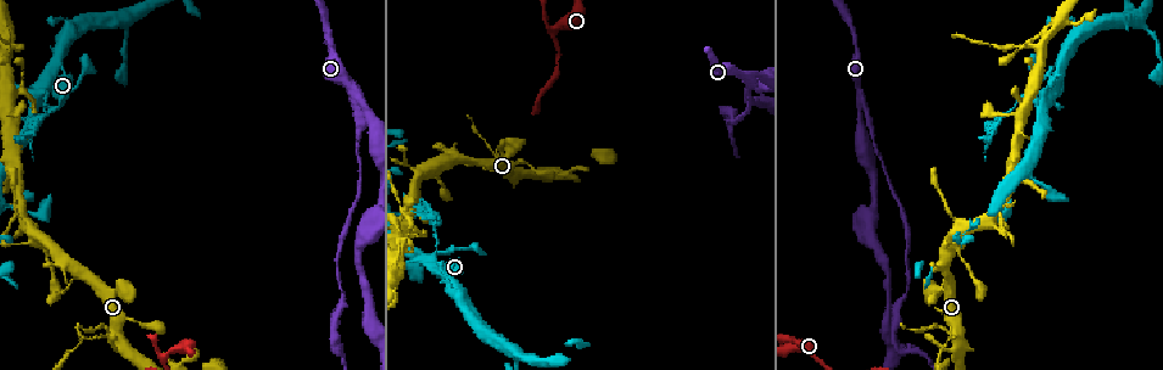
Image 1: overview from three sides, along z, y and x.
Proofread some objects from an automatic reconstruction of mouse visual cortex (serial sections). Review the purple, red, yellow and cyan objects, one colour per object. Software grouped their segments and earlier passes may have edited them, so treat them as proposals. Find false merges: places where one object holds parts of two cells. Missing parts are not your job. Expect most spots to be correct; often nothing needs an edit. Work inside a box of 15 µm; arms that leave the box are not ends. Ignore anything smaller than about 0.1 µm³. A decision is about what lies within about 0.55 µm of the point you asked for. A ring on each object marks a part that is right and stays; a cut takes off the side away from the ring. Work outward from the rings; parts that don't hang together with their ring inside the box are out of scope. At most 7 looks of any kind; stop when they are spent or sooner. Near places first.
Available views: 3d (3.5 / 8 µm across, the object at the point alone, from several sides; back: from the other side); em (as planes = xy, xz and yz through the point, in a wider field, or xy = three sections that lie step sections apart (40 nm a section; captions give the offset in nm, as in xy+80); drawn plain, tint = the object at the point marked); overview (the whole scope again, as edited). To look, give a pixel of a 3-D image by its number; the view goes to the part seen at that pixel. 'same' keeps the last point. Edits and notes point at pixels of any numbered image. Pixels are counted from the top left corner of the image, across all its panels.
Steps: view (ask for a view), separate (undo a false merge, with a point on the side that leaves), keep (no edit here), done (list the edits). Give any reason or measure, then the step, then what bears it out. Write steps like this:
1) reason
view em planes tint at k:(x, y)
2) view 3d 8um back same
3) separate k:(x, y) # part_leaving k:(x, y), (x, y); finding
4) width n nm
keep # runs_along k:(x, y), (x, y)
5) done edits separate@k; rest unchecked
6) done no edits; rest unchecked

thin neck
view 3d 3.5um at 1:(408, 235)

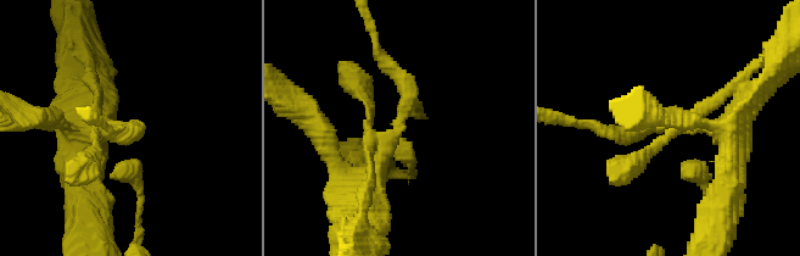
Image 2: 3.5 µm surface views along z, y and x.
view em xy step 1 plain at 2:(399, 119)

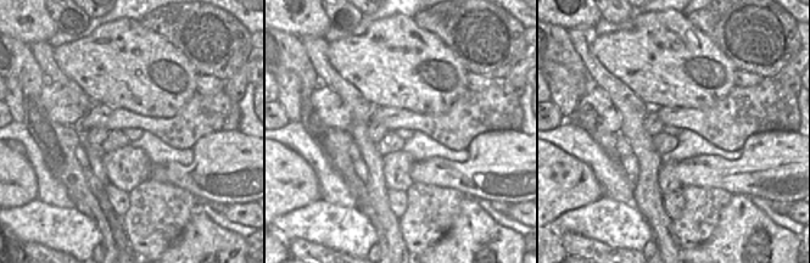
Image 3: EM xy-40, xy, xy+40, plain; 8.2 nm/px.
with the object marked
view em xy step 1 tint same

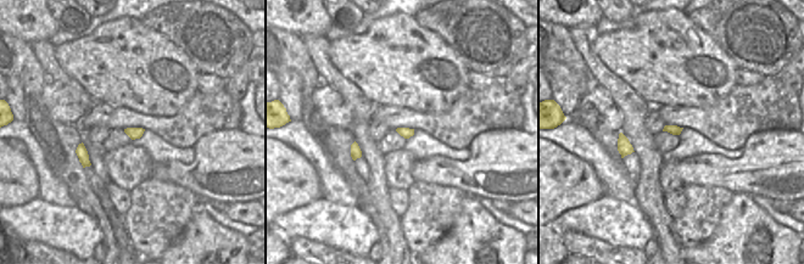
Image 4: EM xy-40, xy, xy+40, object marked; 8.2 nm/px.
keep # runs_along 2:(363, 187), (408, 106), (381, 56); all the same cell

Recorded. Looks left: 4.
branch point
view 3d 3.5um back at 1:(1041, 121)

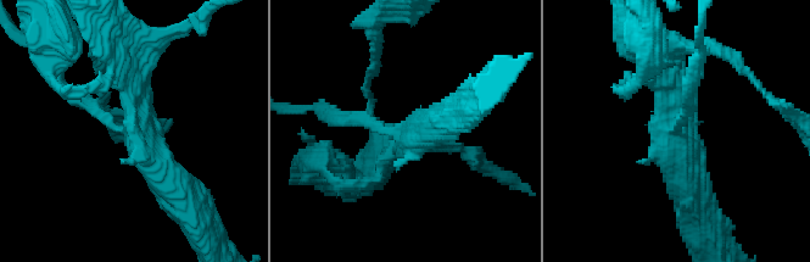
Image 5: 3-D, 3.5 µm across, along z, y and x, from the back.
view em xy step 2 tint at 5:(678, 132)

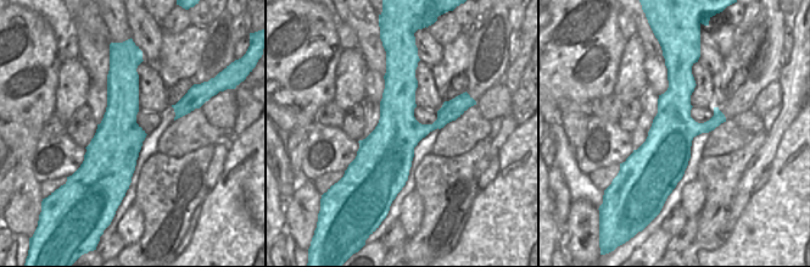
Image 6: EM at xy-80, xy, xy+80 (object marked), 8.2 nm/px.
keep # all the same cell

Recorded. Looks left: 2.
two arms in line, one across
view 3d 3.5um at 1:(549, 29)

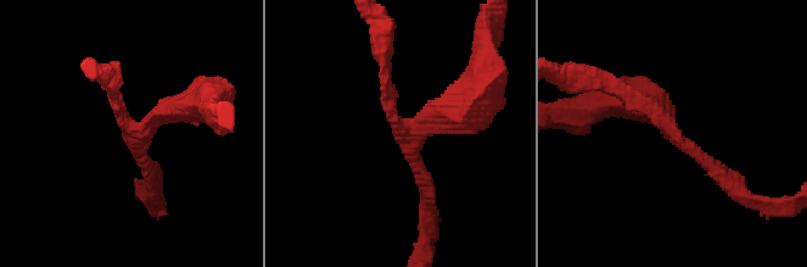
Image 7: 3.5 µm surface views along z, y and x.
arms 3; arm_widths 200, 200, 300 nm
view em planes tint at 7:(133, 130)

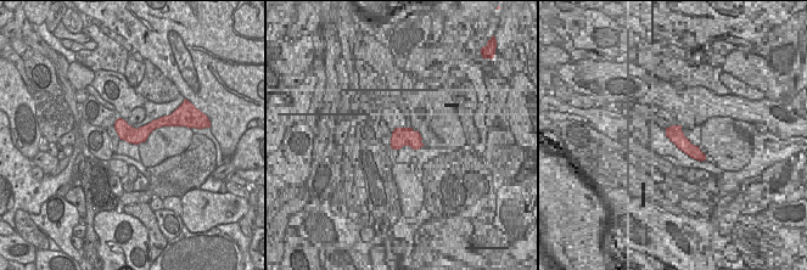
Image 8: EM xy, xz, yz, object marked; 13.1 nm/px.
keep # runs_along 8:(164, 122), (143, 133), (117, 125); all the same cell

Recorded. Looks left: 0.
done no edits; rest unchecked

